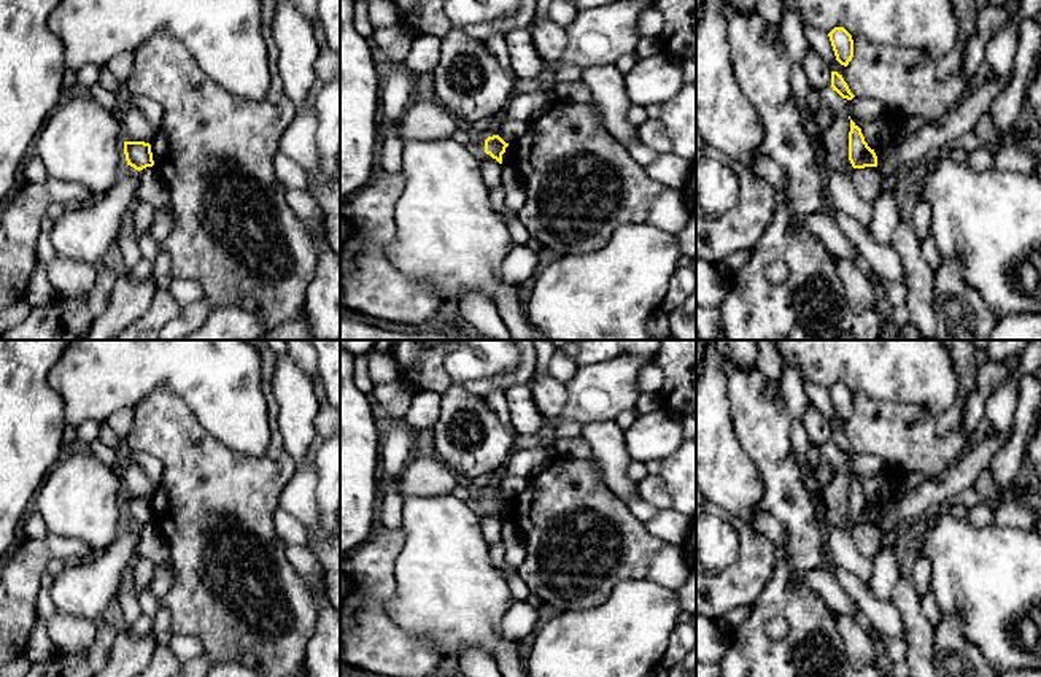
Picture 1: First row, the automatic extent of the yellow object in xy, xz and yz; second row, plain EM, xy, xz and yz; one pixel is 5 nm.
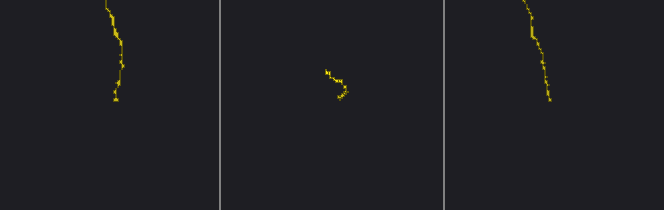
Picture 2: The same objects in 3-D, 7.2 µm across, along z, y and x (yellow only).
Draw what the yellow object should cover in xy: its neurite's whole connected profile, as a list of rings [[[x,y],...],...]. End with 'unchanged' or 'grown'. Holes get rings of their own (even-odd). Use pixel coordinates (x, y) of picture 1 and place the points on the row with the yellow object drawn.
[[[124,141],[124,154],[127,165],[134,167],[138,172],[154,165],[149,143]]]; unchanged

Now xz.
[[[493,135],[485,140],[485,153],[496,159],[499,164],[502,164],[502,154],[505,153],[507,146],[509,143],[505,143],[499,135]]]; unchanged

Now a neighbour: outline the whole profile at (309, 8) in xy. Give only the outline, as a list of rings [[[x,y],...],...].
[[[289,0],[312,25],[321,27],[321,19],[318,13],[318,0]]]

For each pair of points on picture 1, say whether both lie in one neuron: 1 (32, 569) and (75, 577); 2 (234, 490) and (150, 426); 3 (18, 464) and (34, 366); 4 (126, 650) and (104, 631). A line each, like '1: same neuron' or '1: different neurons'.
1: different neurons
2: same neuron
3: same neuron
4: different neurons

